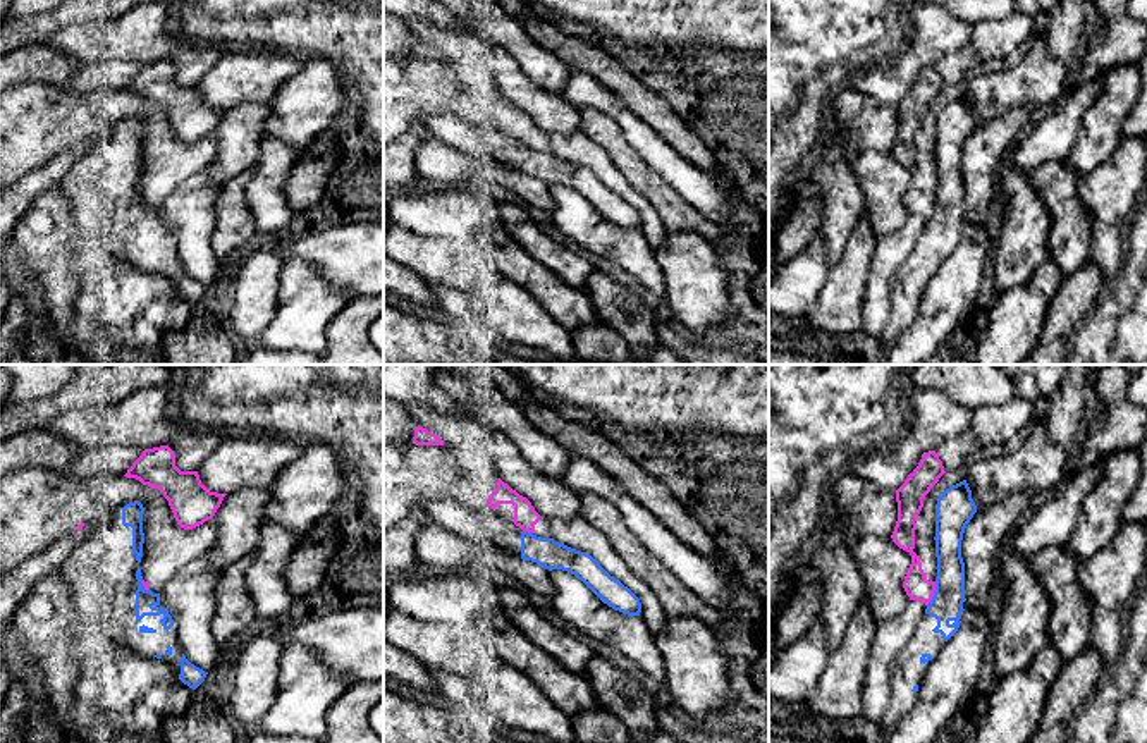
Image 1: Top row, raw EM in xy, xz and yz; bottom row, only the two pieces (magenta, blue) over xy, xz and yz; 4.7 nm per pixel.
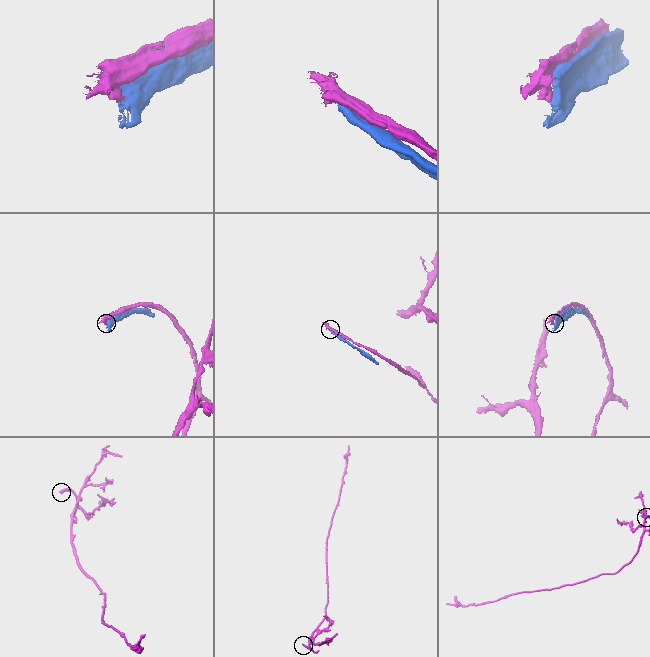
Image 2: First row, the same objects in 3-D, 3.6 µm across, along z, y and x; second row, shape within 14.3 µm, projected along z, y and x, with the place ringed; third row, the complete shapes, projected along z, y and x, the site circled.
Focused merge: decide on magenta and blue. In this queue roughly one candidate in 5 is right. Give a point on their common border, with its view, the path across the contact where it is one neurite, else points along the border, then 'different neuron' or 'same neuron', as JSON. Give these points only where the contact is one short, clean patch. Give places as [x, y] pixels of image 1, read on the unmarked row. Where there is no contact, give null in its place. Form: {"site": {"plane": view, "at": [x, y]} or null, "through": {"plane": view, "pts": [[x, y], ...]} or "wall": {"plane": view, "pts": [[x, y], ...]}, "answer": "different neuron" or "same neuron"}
{"site": {"plane": "yz", "at": [932, 208]}, "wall": {"plane": "yz", "pts": [[936, 196], [936, 205], [927, 221]]}, "answer": "different neuron"}

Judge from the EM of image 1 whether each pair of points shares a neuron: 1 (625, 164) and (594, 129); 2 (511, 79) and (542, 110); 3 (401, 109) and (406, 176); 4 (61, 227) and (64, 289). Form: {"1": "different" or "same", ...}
{"1": "same", "2": "same", "3": "different", "4": "same"}

